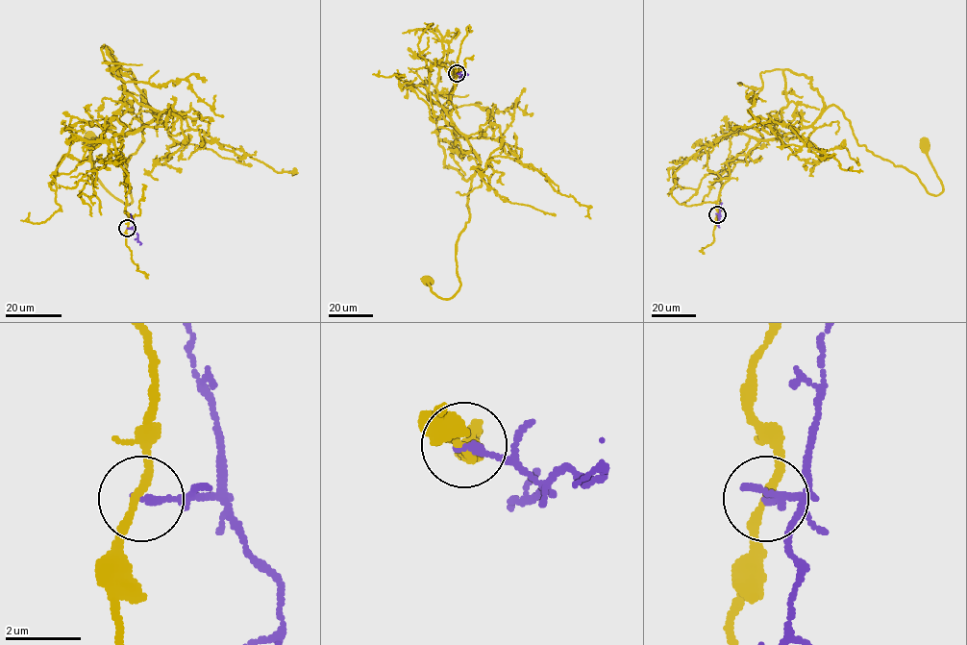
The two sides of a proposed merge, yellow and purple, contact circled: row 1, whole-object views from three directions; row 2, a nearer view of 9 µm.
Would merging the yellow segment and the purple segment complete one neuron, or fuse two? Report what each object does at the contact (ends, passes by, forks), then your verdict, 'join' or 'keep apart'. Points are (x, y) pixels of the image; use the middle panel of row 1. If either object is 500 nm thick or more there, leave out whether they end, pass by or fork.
yellow passes by; purple ends there; keep apart

